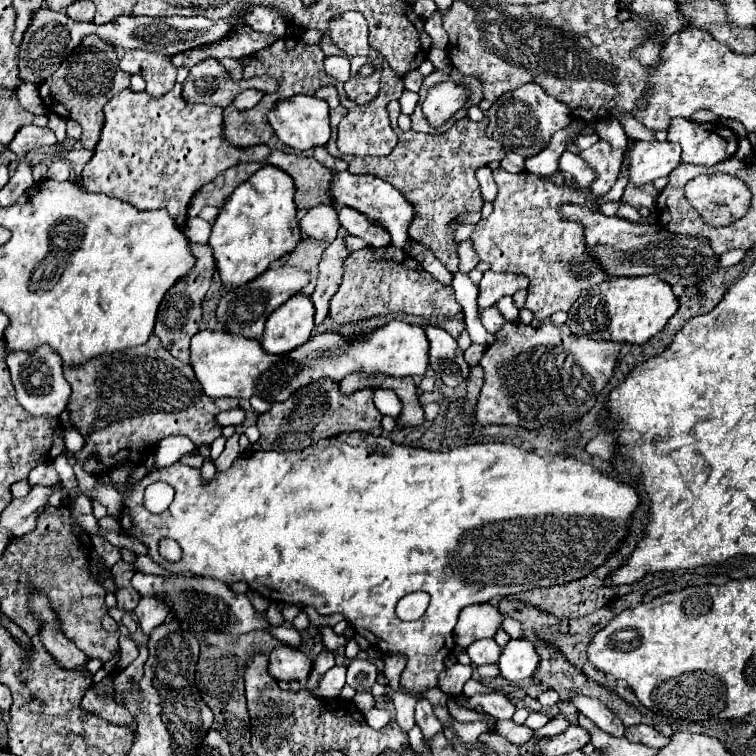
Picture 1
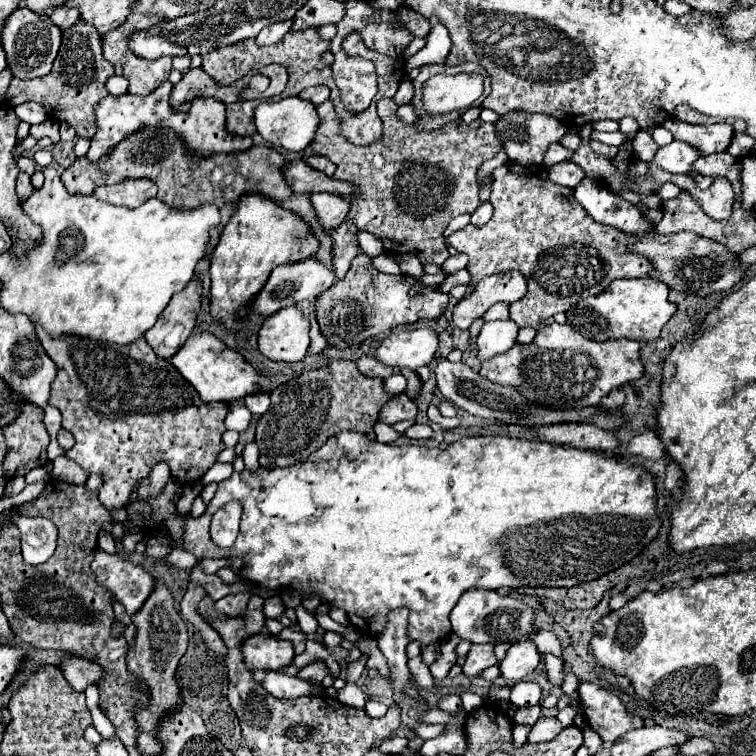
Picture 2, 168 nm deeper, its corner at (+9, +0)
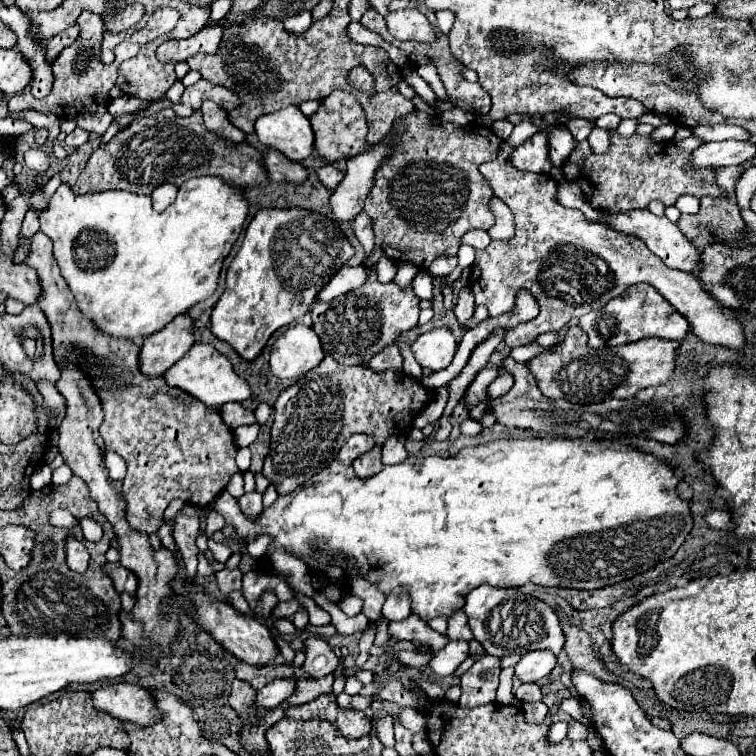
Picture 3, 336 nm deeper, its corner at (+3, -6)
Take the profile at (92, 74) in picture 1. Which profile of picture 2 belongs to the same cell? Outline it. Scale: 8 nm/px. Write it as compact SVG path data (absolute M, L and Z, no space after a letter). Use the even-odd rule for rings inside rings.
M79 20L71 28L63 32L63 42L59 54L53 62L53 70L35 80L19 80L13 78L11 86L7 88L5 102L11 106L19 106L23 102L39 102L47 110L47 116L57 122L67 122L75 128L77 138L93 138L95 134L95 104L103 96L107 96L105 82L113 74L113 66L103 58L101 52L101 36L91 24Z

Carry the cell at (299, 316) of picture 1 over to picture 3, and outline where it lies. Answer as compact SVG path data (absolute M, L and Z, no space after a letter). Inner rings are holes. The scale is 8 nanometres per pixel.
M309 326L287 328L273 344L271 350L271 372L273 376L287 380L299 378L309 370L317 368L325 358L317 334Z

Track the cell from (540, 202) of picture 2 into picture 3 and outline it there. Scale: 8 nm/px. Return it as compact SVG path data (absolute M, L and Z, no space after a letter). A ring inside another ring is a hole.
M503 142L497 158L481 164L479 172L491 182L495 196L511 208L515 216L515 236L509 242L489 244L485 252L479 250L471 266L475 304L483 304L489 310L489 316L501 316L513 310L519 290L531 292L539 304L537 320L513 328L511 334L505 336L507 346L527 346L537 336L549 330L561 330L569 320L603 308L629 286L647 282L689 320L693 334L701 342L735 350L745 348L741 322L723 314L723 306L709 296L695 274L671 270L651 250L647 250L645 242L613 230L607 224L589 222L579 210L563 208L557 202L555 180L549 174L519 172L511 164L511 154L513 146Z

